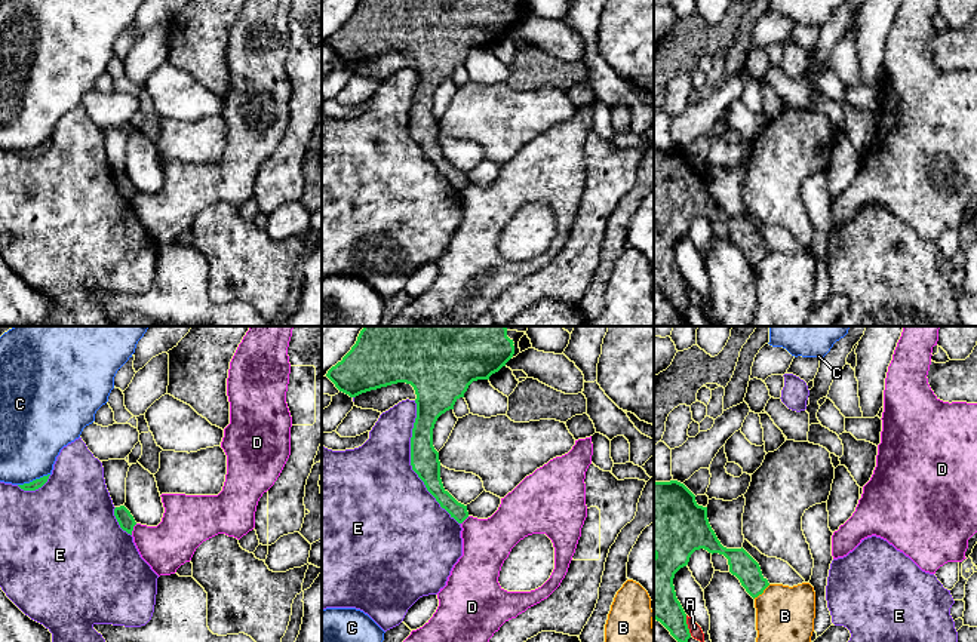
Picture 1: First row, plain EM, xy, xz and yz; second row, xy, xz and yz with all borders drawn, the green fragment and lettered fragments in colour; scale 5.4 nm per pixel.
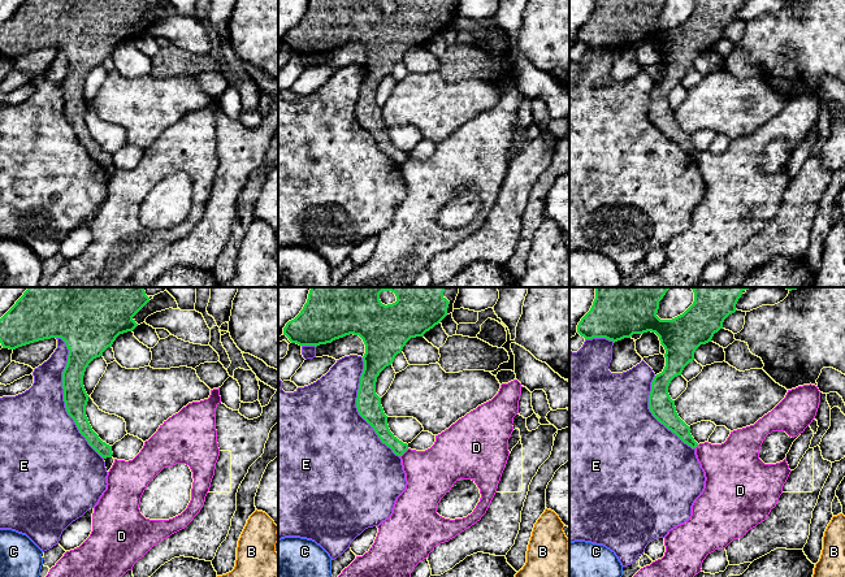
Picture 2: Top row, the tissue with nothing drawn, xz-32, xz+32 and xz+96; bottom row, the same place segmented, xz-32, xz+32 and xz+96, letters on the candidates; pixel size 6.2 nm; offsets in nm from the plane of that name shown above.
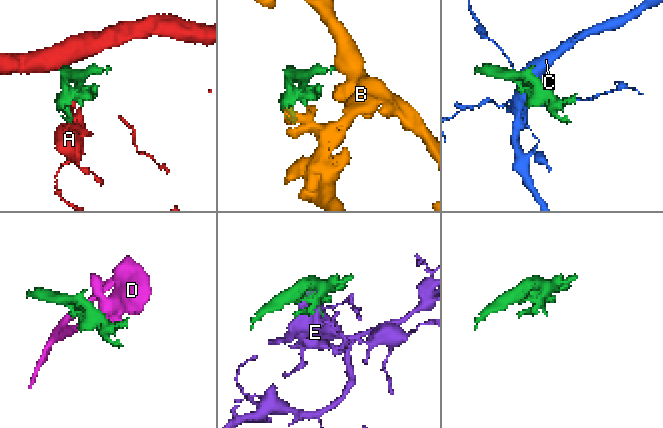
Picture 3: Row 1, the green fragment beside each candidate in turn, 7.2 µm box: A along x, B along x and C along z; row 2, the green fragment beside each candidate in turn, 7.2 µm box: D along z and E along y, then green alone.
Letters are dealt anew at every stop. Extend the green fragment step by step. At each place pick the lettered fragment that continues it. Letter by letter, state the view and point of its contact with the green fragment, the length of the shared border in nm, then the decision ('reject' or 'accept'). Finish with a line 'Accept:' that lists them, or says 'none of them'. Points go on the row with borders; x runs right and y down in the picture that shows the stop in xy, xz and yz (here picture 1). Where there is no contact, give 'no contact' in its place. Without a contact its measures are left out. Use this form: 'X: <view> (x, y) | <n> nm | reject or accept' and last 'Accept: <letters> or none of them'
A: yz (687, 626) | 120 nm | reject
B: yz (761, 593) | 120 nm | reject
C: xy (33, 481) | 190 nm | reject
D: xy (132, 530) | 70 nm | reject
E: xz (411, 463) | 700 nm | reject
Accept: none of them

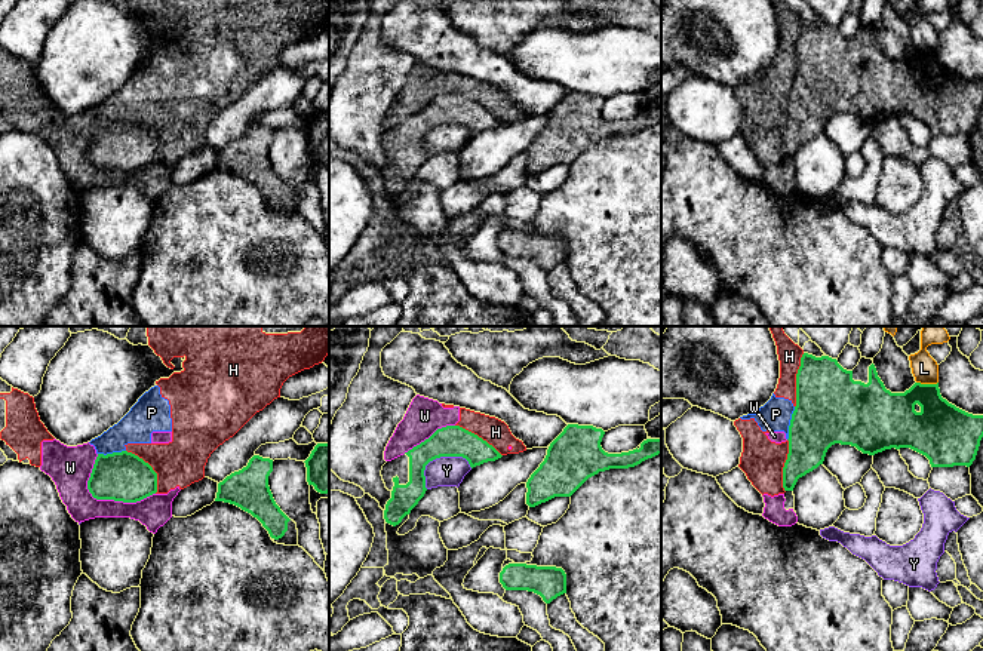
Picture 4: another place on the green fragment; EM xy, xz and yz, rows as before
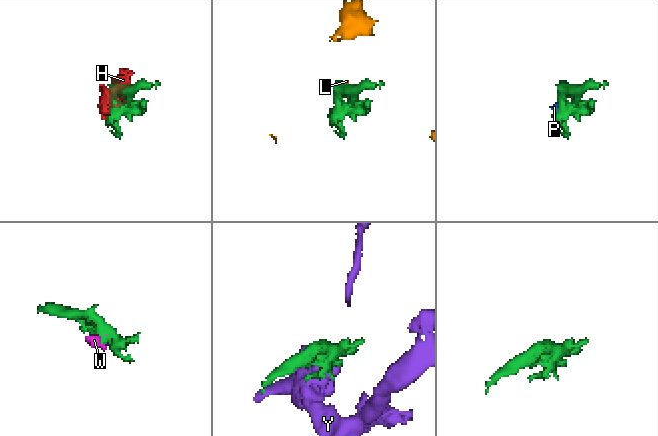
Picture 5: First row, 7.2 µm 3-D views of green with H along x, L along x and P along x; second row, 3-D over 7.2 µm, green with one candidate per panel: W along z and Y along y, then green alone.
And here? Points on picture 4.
H: yz (796, 380) | 300 nm | reject
L: yz (927, 384) | 120 nm | reject
P: yz (790, 423) | 190 nm | reject
W: xy (103, 499) | 380 nm | reject
Y: xz (439, 457) | 280 nm | reject
Accept: none of them

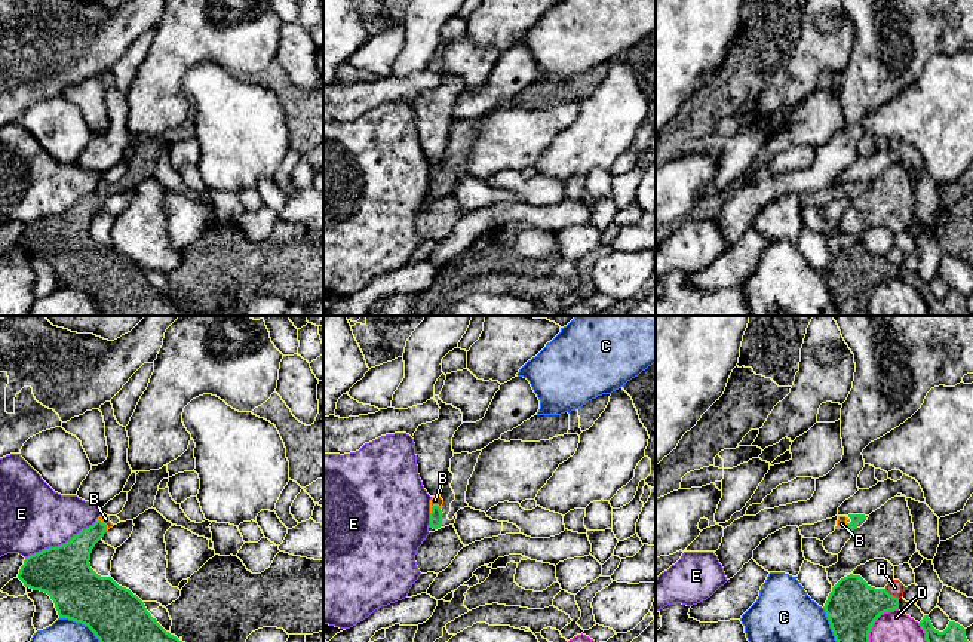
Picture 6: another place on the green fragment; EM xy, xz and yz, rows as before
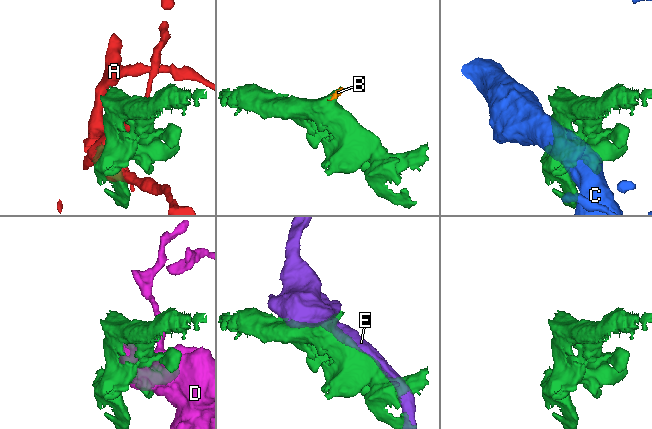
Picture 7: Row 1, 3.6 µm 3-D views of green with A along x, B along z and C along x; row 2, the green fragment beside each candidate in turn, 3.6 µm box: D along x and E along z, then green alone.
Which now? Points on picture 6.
A: yz (892, 595) | 100 nm | reject
B: yz (847, 527) | 30 nm | accept
C: yz (829, 623) | 200 nm | reject
D: yz (875, 619) | 240 nm | reject
E: xy (61, 544) | 440 nm | reject
Accept: B

